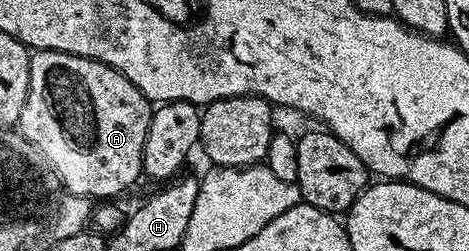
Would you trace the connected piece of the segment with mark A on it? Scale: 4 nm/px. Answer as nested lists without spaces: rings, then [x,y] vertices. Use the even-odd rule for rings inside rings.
[[[36,50],[30,56],[30,86],[28,87],[26,106],[20,115],[18,131],[52,163],[53,170],[60,175],[61,182],[59,183],[67,191],[72,192],[74,195],[89,198],[116,198],[119,192],[126,191],[136,179],[141,179],[142,150],[146,146],[146,130],[150,130],[150,118],[152,117],[153,107],[153,101],[144,97],[142,90],[138,90],[138,86],[134,86],[134,82],[130,82],[130,78],[126,78],[121,72],[106,66],[102,62],[92,60],[91,58],[82,58],[74,54],[66,54],[65,52],[41,52]]]

